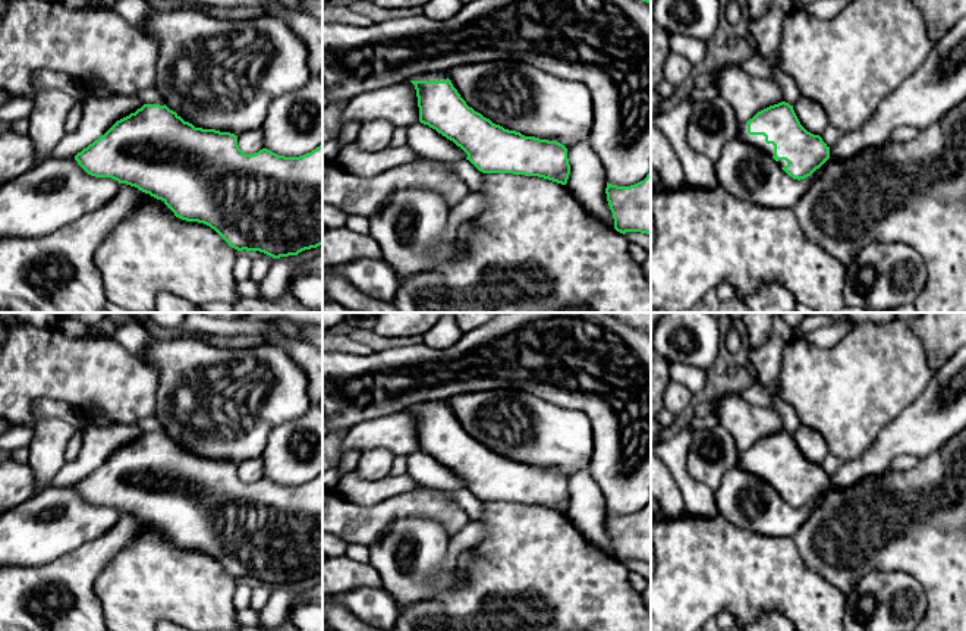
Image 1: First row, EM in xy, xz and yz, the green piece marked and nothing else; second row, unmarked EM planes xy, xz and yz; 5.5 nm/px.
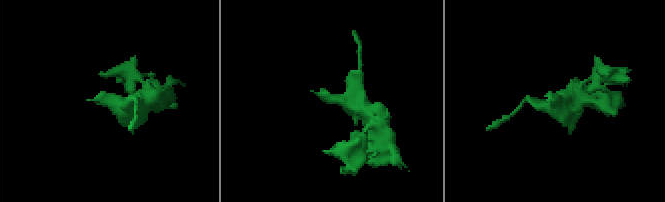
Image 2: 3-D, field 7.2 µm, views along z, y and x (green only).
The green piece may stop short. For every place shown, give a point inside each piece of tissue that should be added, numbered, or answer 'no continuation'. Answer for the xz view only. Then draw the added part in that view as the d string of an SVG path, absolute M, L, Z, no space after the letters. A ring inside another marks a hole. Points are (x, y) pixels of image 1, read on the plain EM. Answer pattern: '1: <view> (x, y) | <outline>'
1: xz (428, 405) | M425 402L416 404L410 409L444 409L447 408L446 402Z

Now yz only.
1: yz (758, 470) | M742 452L739 462L737 462L745 471L758 475L761 480L767 481L770 486L774 484L774 474L765 471L764 464L749 464L748 462L748 453Z

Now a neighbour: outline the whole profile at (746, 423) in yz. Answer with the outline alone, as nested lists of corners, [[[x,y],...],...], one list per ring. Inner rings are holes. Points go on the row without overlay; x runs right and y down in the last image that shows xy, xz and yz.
[[[739,392],[721,395],[715,415],[718,424],[731,434],[740,453],[758,440],[784,430],[774,409],[751,405],[740,398]]]

